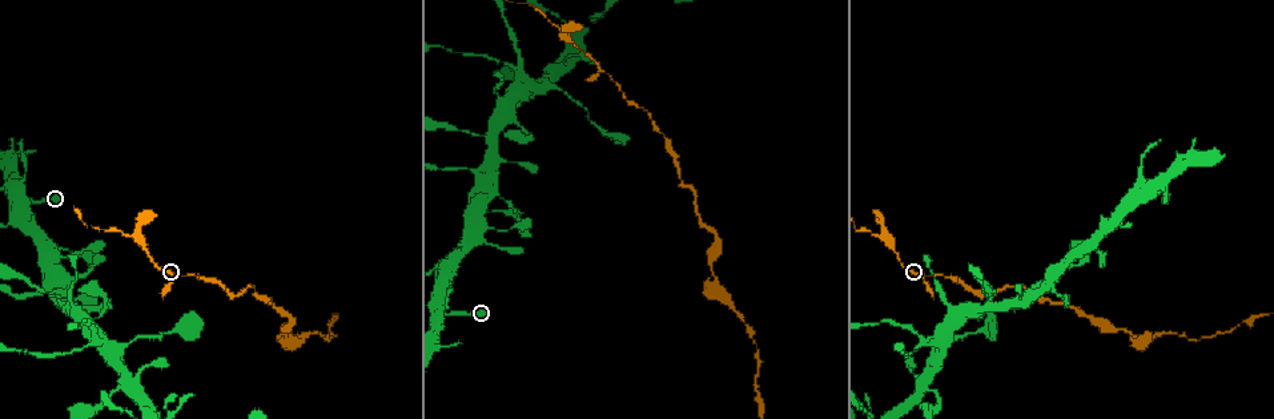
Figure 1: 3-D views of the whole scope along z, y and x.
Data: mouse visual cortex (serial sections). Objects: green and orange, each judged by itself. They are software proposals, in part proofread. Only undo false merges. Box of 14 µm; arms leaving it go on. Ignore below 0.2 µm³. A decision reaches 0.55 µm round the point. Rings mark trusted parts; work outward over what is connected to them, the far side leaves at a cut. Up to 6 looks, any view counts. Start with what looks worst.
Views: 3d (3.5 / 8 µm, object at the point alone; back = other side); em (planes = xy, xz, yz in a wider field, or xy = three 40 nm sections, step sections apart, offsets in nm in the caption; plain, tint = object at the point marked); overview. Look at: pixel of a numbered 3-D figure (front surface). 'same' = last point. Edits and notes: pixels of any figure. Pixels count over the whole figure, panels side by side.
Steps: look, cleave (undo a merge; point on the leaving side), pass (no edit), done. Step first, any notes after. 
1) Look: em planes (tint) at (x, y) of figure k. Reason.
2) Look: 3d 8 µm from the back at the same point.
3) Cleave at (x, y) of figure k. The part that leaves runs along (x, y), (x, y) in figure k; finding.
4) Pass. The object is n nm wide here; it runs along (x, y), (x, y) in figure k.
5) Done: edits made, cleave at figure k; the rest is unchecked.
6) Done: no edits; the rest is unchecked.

Look: 3d 3.5 µm at (573, 41) of figure 1. Calibre changes.

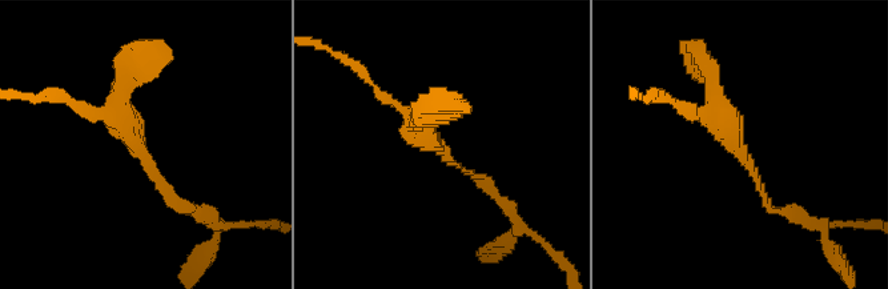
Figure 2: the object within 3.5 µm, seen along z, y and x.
Look: em planes (tint) at (739, 145) of figure 2.

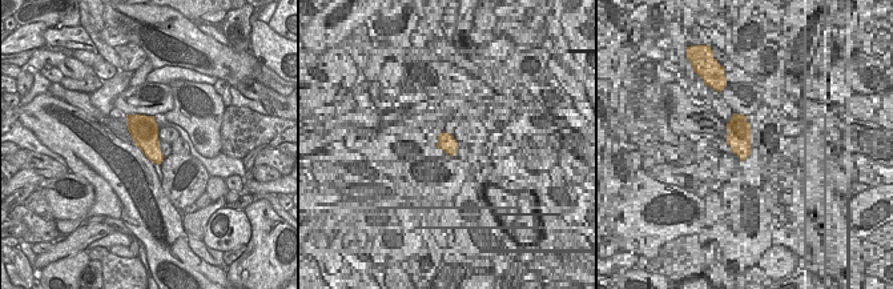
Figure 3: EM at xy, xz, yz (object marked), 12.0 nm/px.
Pass. It runs along (774, 211), (732, 141), (708, 71) in figure 2; one cell here.

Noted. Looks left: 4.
Look: 3d 3.5 µm at (447, 314) of figure 1. Abrupt turn.

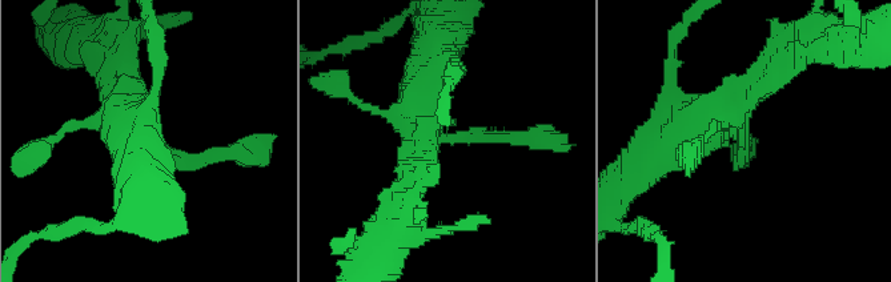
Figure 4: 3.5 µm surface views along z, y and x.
Look: em xy step 5 (tint) at (435, 131) of figure 4. Need the tissue.

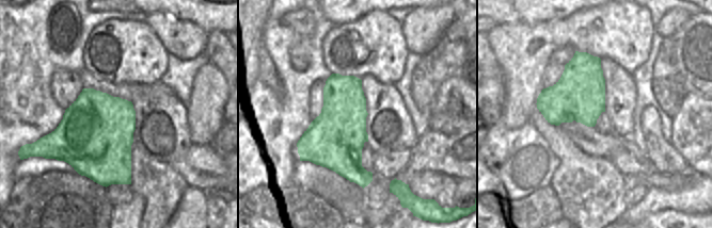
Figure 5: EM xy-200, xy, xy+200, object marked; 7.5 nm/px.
Pass. It runs along (512, 139), (437, 139), (429, 67) in figure 4; continuous, no second cell.

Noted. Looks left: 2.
Look: 3d 8 µm from the back at (988, 305) of figure 1. Thin arm on a thick one.

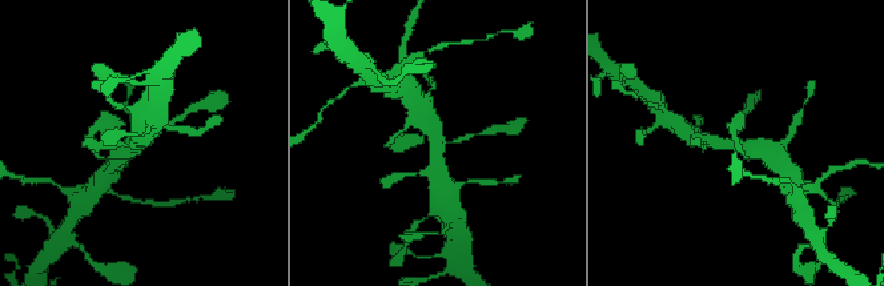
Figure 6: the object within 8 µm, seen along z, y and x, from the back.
Look: em xy step 2 (tint) at (732, 146) of figure 6. 3 arms meet here; the arms are 150, 350, 500 nm wide.

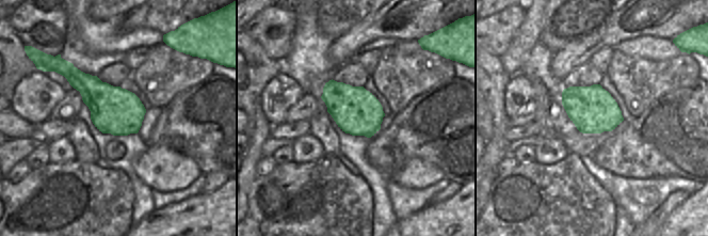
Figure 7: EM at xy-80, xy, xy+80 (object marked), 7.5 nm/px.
Pass. It runs along (441, 181), (436, 141), (424, 109) in figure 6; continuous, no second cell.

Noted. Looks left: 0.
Done: no edits; the rest is unchecked.

